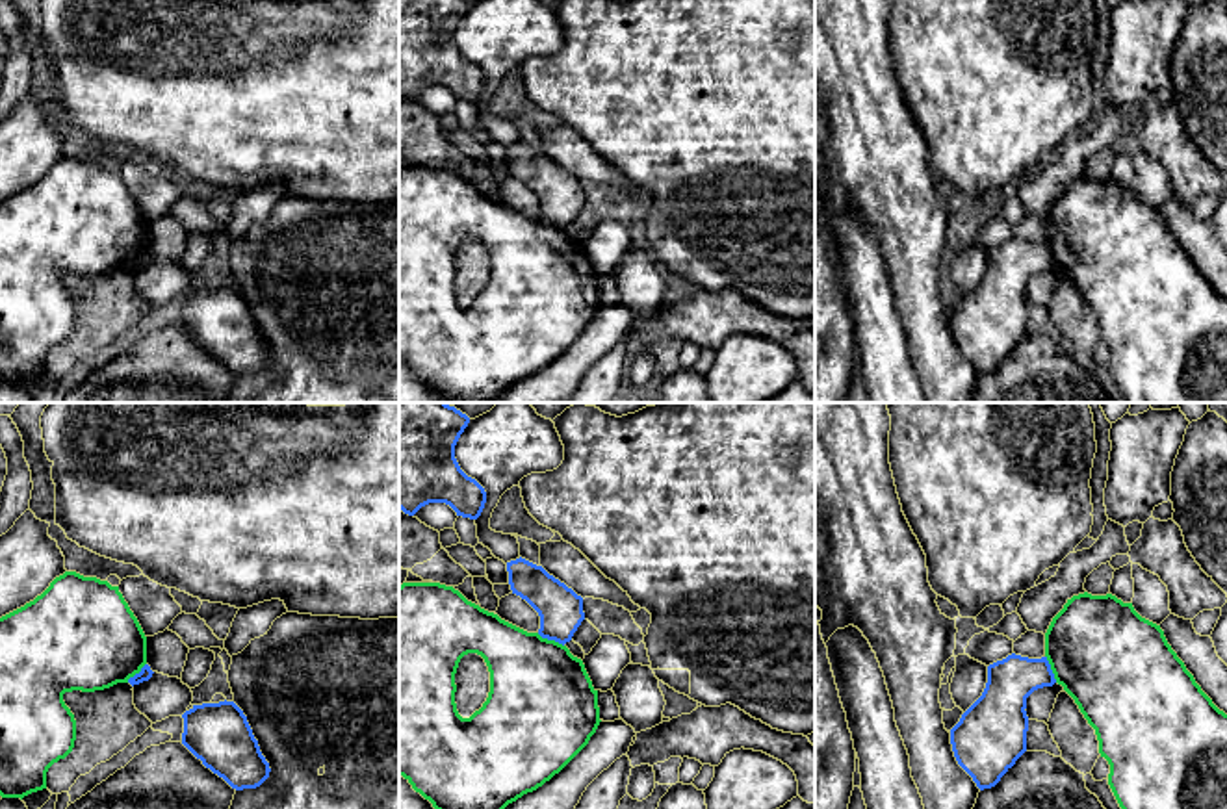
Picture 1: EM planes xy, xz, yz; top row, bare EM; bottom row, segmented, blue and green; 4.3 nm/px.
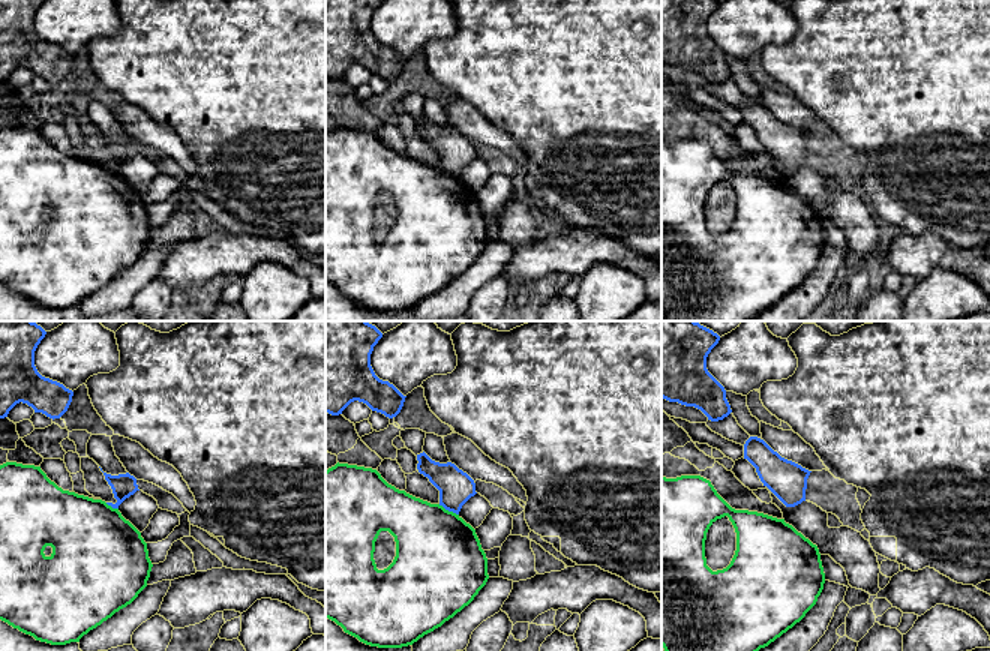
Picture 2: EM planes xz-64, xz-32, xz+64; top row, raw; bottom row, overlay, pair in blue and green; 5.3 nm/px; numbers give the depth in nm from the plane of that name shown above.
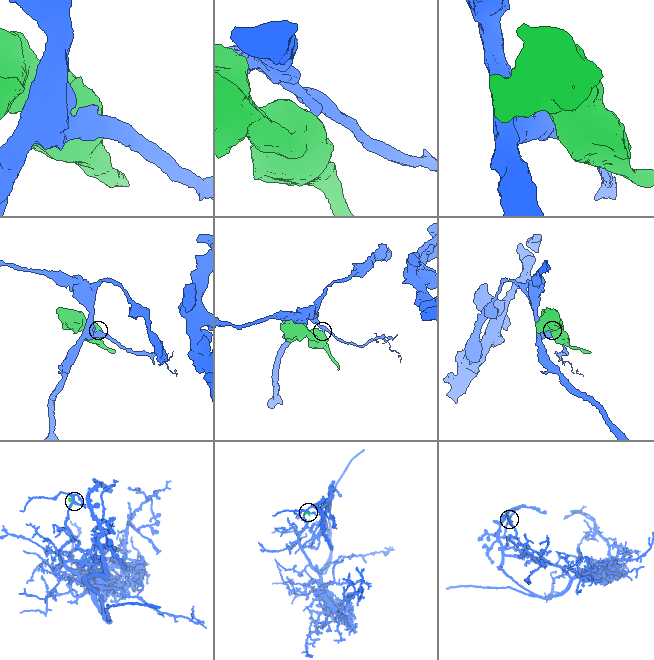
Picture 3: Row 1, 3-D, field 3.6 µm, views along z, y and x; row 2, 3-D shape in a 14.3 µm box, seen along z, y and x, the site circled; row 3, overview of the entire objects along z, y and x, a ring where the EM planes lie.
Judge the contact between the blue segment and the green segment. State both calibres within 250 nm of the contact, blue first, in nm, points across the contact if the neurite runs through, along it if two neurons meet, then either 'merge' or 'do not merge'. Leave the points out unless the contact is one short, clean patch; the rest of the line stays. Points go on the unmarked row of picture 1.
190 nm thick on the blue side, 440 nm on the other; border along xz (537, 218), (563, 231); do not merge

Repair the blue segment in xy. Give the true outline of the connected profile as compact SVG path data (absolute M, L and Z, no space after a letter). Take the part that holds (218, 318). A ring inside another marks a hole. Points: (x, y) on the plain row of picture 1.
M234 286L193 289L182 302L182 328L232 373L256 373L269 362L269 347Z

